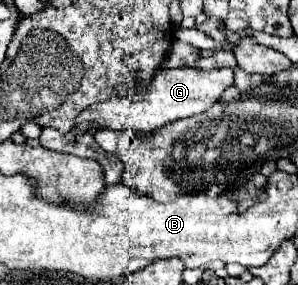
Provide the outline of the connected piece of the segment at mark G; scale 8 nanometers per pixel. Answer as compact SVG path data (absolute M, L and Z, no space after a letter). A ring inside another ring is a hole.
M162 69L156 73L152 83L146 91L134 95L134 97L114 97L106 103L96 103L86 107L76 123L102 123L104 129L132 129L132 131L154 131L156 127L162 127L170 121L192 117L202 111L206 111L212 103L218 101L222 91L234 83L232 69L214 69L214 71L202 71L202 69Z

